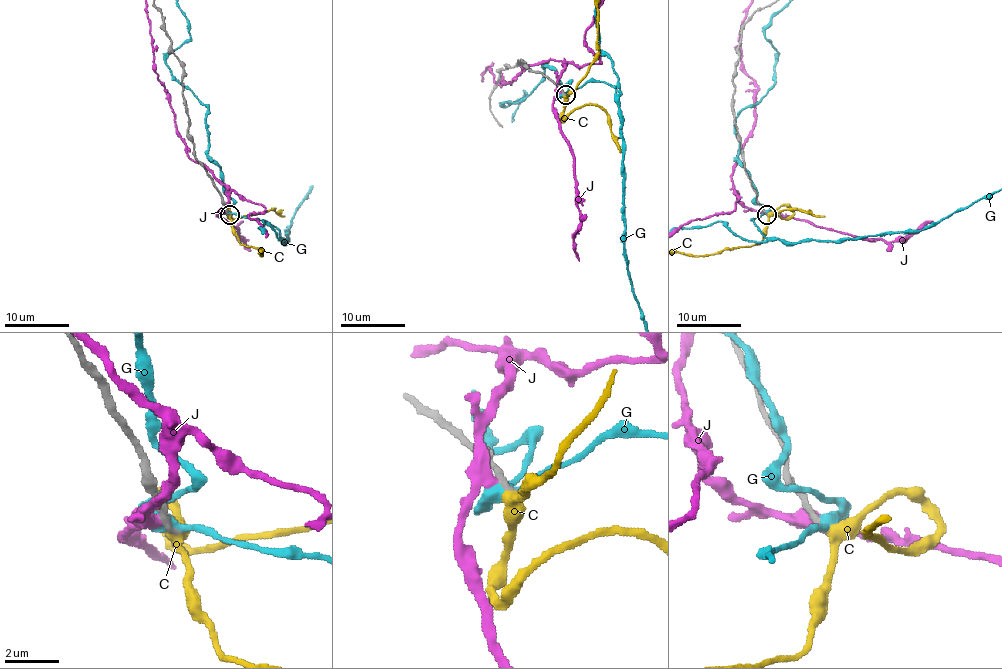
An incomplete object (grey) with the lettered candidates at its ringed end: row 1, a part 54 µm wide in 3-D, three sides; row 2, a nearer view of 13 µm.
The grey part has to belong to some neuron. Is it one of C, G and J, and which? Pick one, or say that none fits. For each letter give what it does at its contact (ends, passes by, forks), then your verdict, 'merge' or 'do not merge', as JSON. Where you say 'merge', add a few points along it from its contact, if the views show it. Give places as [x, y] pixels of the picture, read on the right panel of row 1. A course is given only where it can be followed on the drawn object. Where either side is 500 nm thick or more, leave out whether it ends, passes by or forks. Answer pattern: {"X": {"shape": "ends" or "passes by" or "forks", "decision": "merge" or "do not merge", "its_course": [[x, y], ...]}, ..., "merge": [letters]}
{"C": {"shape": "passes by", "decision": "merge"}, "G": {"shape": "passes by", "decision": "do not merge"}, "J": {"shape": "passes by", "decision": "do not merge"}, "merge": ["C"]}

